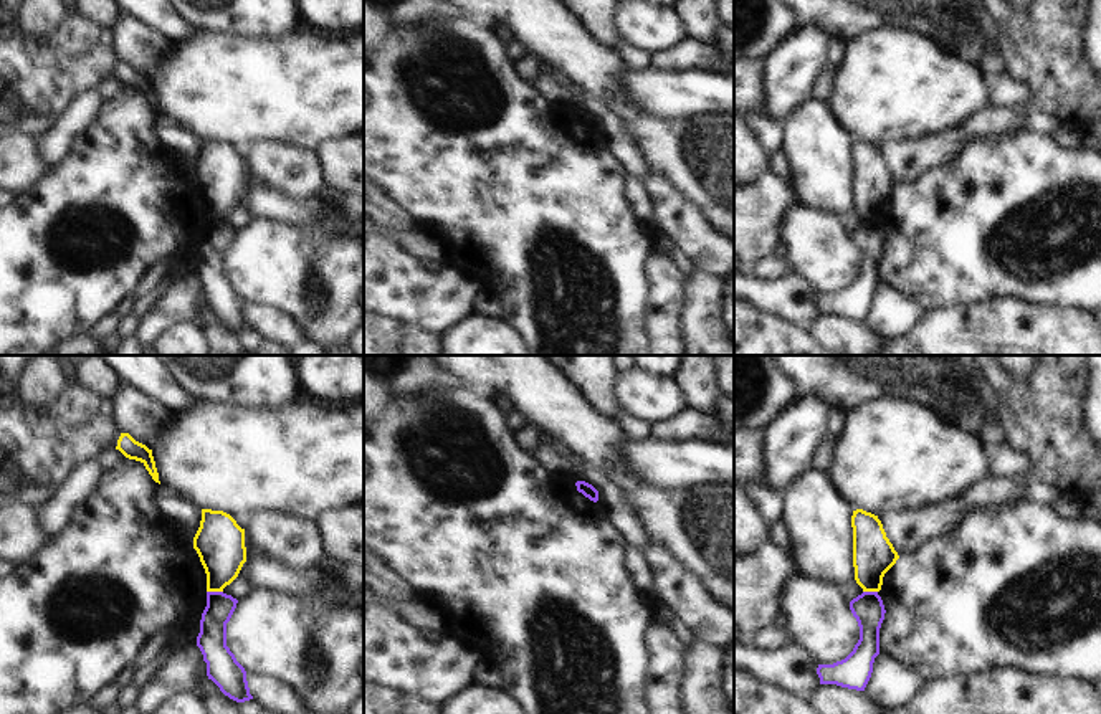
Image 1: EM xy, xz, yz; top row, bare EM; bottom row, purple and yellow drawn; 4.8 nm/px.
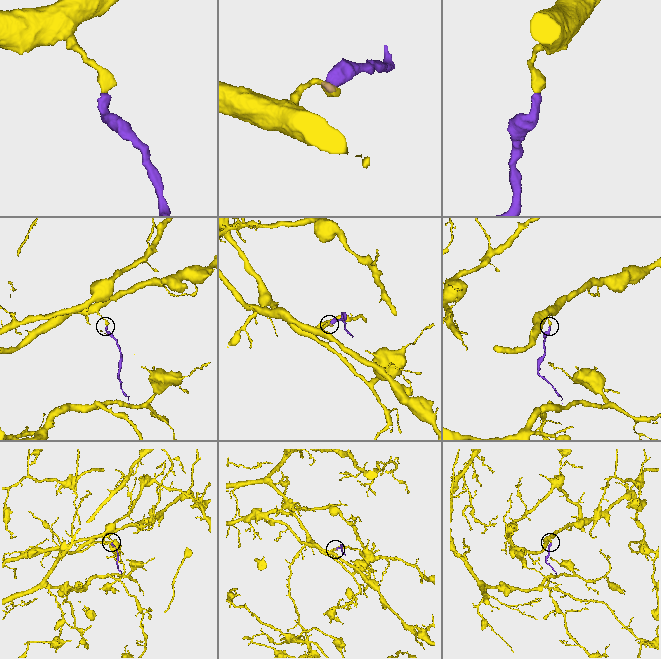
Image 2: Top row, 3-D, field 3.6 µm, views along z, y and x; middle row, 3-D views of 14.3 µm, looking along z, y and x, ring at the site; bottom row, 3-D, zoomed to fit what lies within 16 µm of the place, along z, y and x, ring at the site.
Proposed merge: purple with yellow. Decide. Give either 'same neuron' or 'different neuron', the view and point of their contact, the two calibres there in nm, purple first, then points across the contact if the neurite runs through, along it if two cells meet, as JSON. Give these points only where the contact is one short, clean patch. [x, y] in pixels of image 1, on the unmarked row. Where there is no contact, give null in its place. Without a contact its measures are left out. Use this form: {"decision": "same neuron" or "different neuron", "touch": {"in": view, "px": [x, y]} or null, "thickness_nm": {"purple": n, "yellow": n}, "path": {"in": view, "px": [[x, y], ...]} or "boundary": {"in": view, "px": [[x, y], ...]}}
{"decision": "different neuron", "touch": {"in": "xy", "px": [215, 222]}, "thickness_nm": {"purple": 140, "yellow": 240}}

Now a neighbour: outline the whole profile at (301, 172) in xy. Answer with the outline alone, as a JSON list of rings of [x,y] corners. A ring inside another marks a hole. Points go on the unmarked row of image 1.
[[[261,142],[250,149],[248,162],[258,177],[298,198],[317,198],[327,192],[326,167],[317,150]]]

